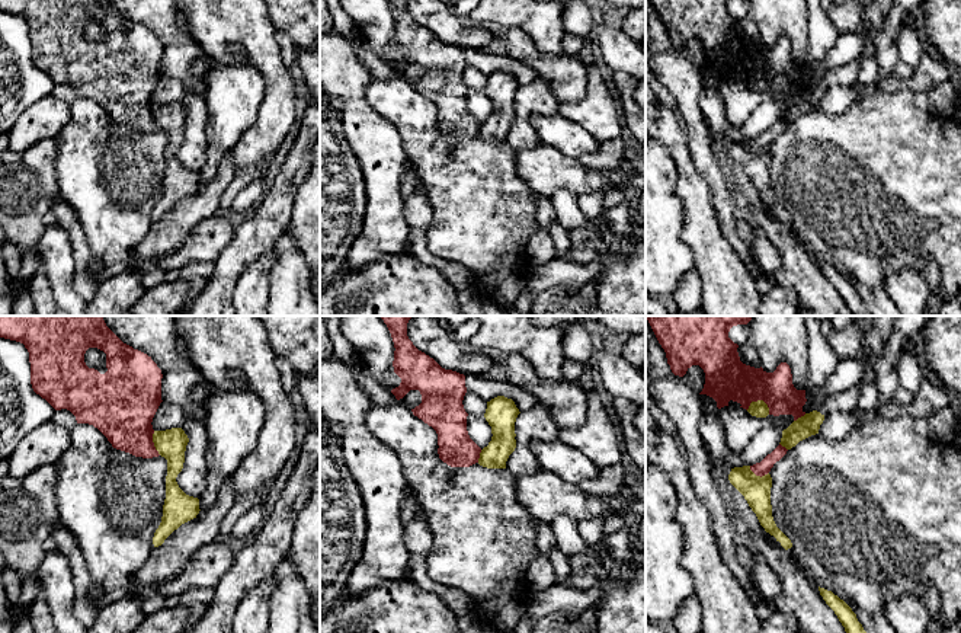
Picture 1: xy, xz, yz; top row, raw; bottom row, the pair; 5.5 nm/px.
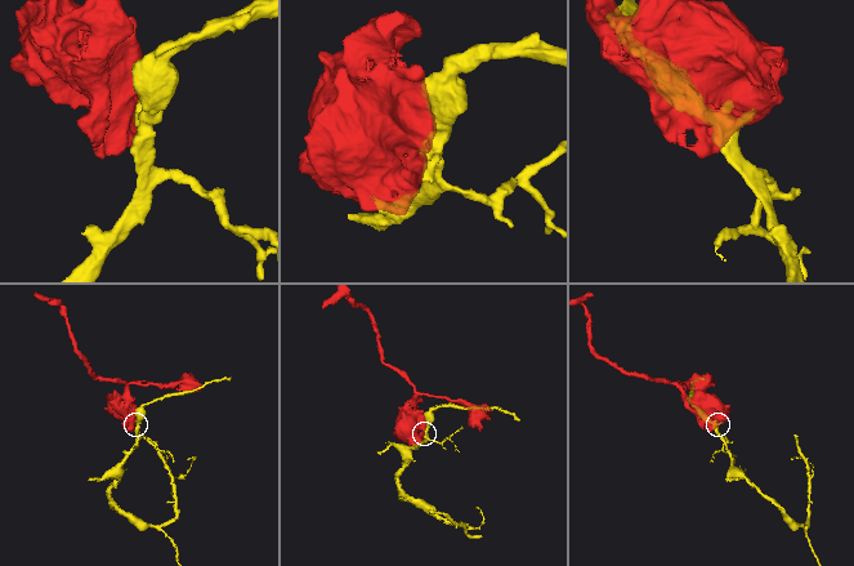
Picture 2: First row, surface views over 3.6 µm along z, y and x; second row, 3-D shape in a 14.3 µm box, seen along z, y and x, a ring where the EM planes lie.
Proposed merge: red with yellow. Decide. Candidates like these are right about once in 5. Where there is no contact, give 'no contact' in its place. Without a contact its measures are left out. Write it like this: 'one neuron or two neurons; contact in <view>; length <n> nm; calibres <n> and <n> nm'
two neurons; contact in yz; length 140 nm; calibres 240 and 90 nm

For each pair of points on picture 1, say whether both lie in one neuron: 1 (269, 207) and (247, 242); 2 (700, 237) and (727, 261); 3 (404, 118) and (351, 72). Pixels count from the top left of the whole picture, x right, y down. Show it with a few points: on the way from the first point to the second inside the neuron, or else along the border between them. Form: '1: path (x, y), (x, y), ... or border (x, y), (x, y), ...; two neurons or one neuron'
1: path (269, 216), (255, 233); one neuron
2: path (707, 245), (720, 258); one neuron
3: border (370, 77), (365, 86), (365, 99), (383, 117); two neurons

